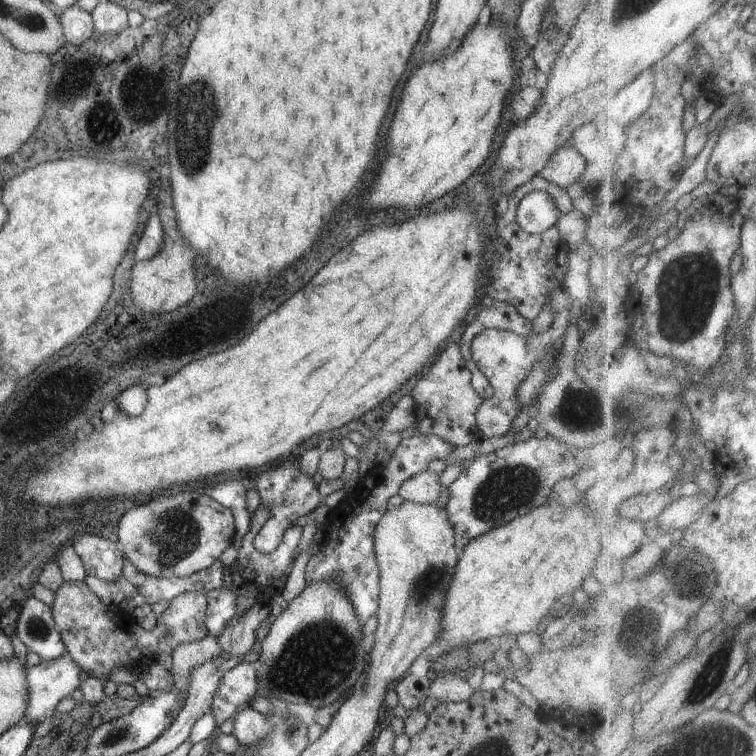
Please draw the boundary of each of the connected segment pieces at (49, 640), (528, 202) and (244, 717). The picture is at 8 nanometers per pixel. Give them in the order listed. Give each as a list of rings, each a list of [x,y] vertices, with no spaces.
[[[28,594],[25,601],[18,602],[18,614],[16,635],[29,648],[29,651],[36,652],[44,661],[68,655],[61,634],[58,634],[56,630],[52,611],[48,605]]]
[[[545,190],[526,194],[517,208],[516,220],[528,234],[537,235],[554,227],[561,210]]]
[[[249,704],[246,707],[240,707],[232,718],[234,730],[231,735],[236,736],[239,744],[253,745],[271,733],[271,725],[266,722],[266,717]]]

